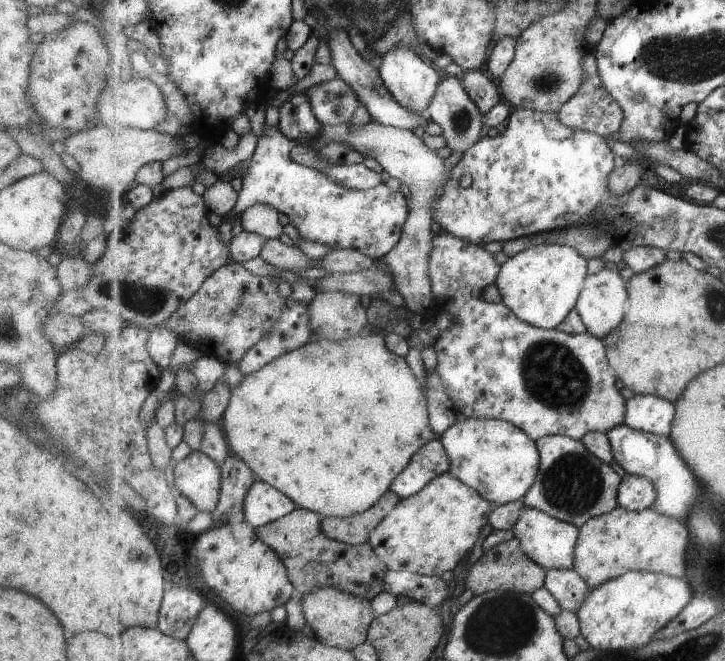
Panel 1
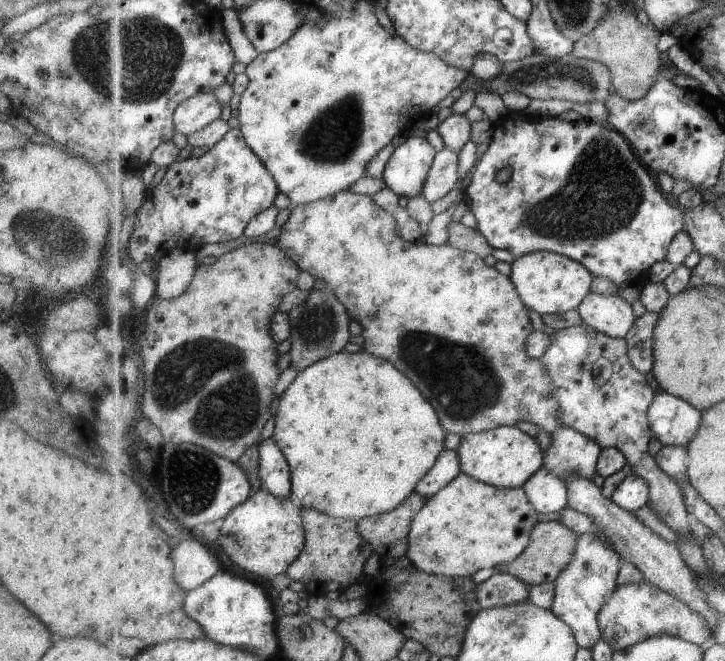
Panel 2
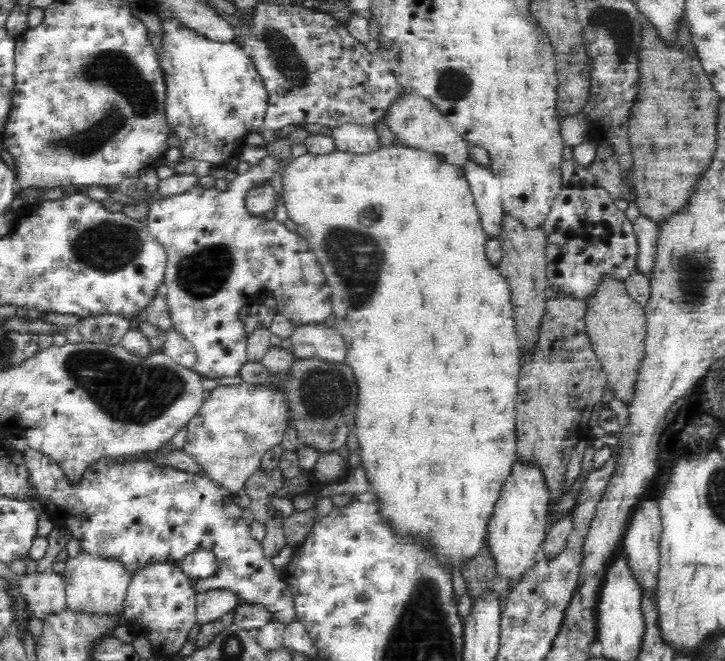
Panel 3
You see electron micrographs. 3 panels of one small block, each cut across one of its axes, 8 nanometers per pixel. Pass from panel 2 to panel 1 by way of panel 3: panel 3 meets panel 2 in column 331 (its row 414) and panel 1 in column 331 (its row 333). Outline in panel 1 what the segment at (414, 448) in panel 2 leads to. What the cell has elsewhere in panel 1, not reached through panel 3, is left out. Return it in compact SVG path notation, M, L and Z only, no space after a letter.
M382 331L378 335L355 336L342 340L320 338L317 342L305 344L296 350L287 352L262 370L247 375L246 378L230 394L230 404L223 419L223 430L228 438L230 448L241 456L247 466L263 481L283 491L298 507L321 513L325 517L348 517L369 510L375 506L383 494L390 488L395 478L411 464L415 454L431 440L435 440L436 432L429 427L429 410L427 410L427 396L421 390L417 376L411 372L411 366L405 358L400 358L387 348L385 342L387 333Z

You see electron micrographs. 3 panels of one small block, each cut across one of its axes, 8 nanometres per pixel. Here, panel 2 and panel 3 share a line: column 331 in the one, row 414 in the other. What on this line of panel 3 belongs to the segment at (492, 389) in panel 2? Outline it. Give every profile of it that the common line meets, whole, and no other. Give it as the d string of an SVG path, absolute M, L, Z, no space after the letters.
M243 381L233 385L218 385L202 403L198 414L188 422L188 436L182 449L200 465L202 474L238 497L250 475L261 466L261 458L267 450L280 444L287 424L291 423L287 408L284 392L270 384L248 384Z

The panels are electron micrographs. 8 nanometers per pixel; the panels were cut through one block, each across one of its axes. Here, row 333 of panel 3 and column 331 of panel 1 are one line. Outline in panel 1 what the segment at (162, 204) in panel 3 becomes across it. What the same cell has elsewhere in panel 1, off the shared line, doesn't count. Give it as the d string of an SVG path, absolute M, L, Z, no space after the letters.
M265 124L265 130L258 139L256 151L251 158L248 171L242 178L242 188L239 191L239 199L236 208L227 220L233 222L235 216L241 216L249 208L257 204L267 204L275 208L277 212L286 215L290 223L298 230L298 233L307 241L317 242L333 246L335 249L352 249L372 257L373 259L385 257L391 253L401 241L403 228L410 218L408 197L403 192L395 192L387 184L371 189L351 189L335 179L319 171L298 164L291 157L295 143L286 138L278 126L269 128Z

